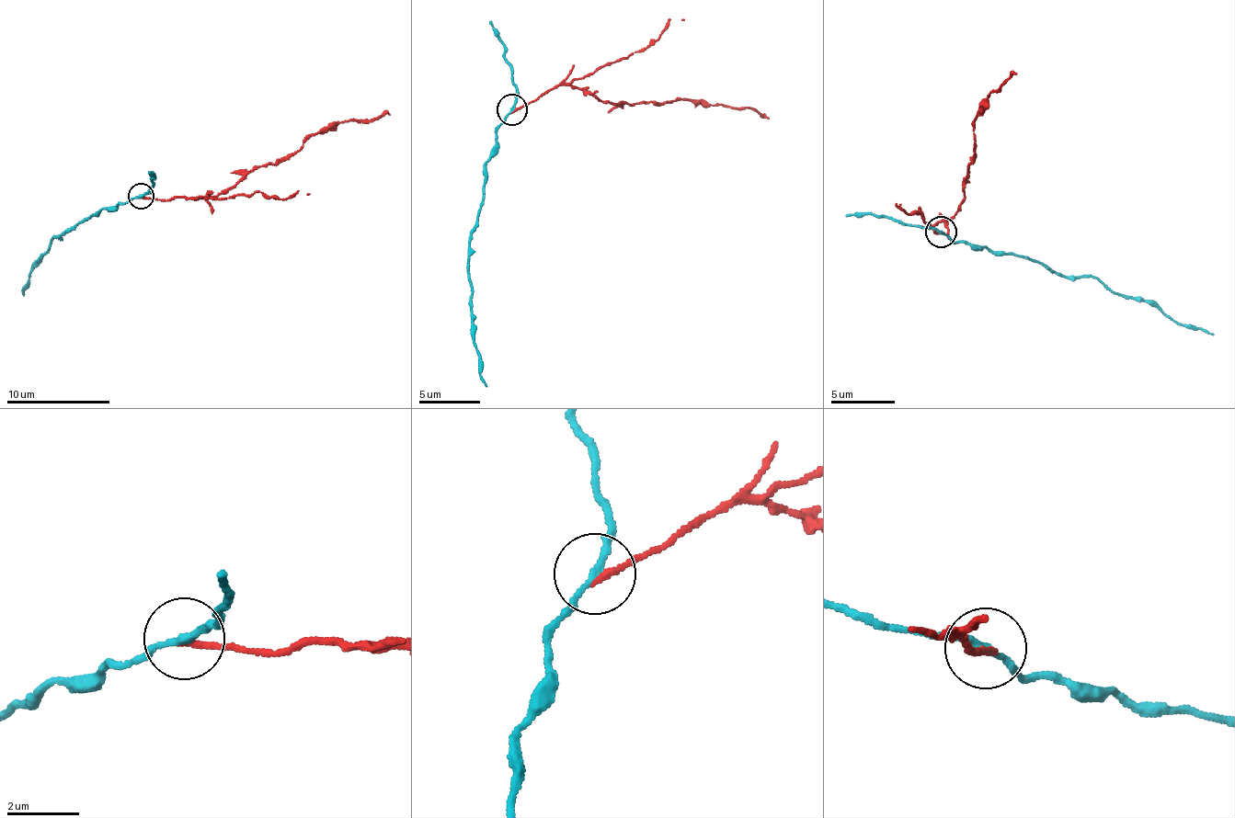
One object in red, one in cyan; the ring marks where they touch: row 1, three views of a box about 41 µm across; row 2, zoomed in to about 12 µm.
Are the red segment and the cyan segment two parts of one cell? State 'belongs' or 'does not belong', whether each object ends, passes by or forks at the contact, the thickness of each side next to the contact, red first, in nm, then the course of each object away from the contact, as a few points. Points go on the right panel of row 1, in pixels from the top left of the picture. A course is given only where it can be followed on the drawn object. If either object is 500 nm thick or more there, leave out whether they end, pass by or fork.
does not belong | red ends | cyan passes by | 180/180 nm | red via (942, 232), (930, 227), (958, 210), (968, 170), (976, 155), (977, 119), (986, 98), (1016, 73) | cyan via (942, 232), (995, 253), (1022, 255), (1064, 276), (1100, 278), (1117, 294), (1150, 299), (1178, 323), (1213, 335)

